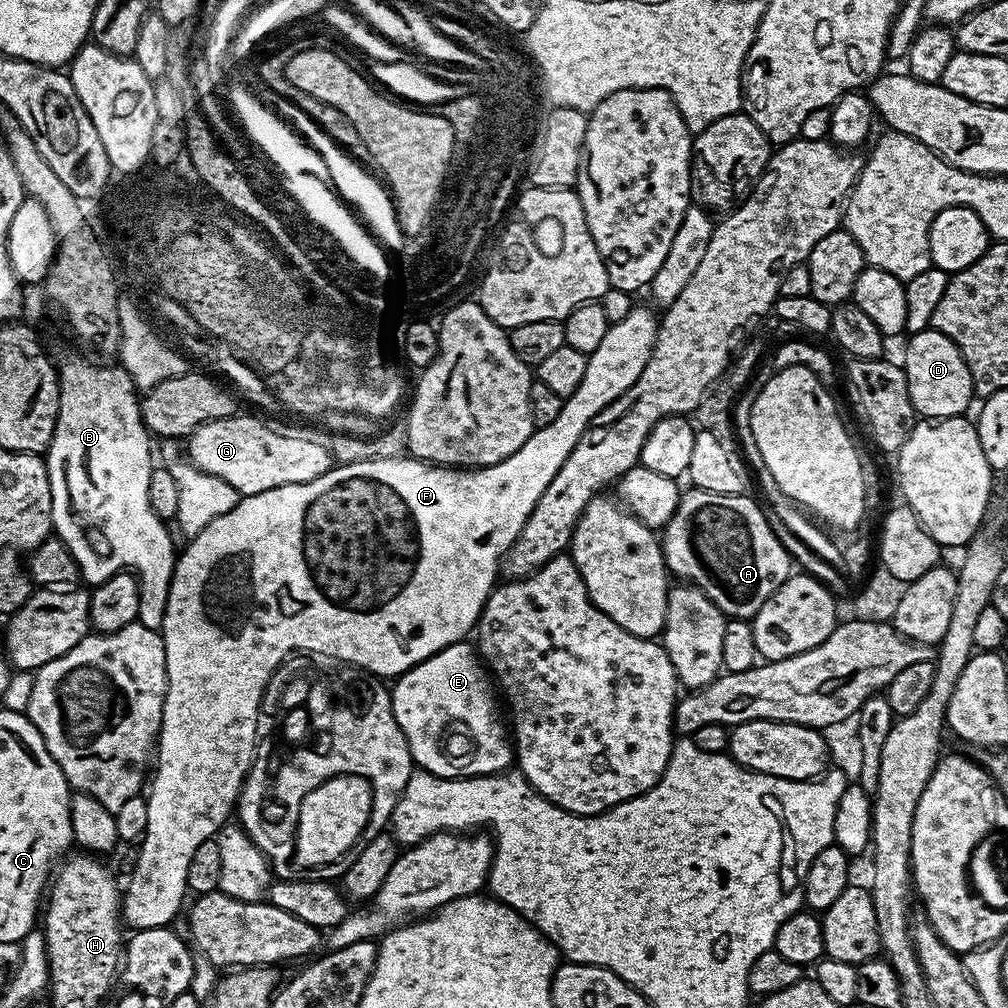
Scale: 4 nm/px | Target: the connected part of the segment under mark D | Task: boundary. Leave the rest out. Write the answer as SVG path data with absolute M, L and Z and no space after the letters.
M930 326L923 332L911 333L907 339L902 367L910 390L910 402L916 413L930 420L965 415L969 411L968 403L974 400L974 393L970 370L966 370L966 362L958 346L954 346L946 334L935 332Z

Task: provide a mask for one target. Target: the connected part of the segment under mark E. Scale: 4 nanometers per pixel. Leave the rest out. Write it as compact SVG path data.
M468 642L451 644L442 649L438 654L434 654L429 660L423 660L421 664L416 664L409 672L405 672L403 676L395 681L396 685L391 685L392 694L392 713L398 722L398 726L402 730L402 734L408 743L408 749L412 755L413 765L417 769L429 772L435 776L440 776L443 780L463 780L465 776L494 776L503 773L505 769L513 763L514 760L514 744L510 739L509 733L506 731L506 724L500 721L500 716L496 713L496 700L498 704L498 696L488 689L488 680L490 684L490 676L486 671L485 665L482 663L477 649L468 645Z

